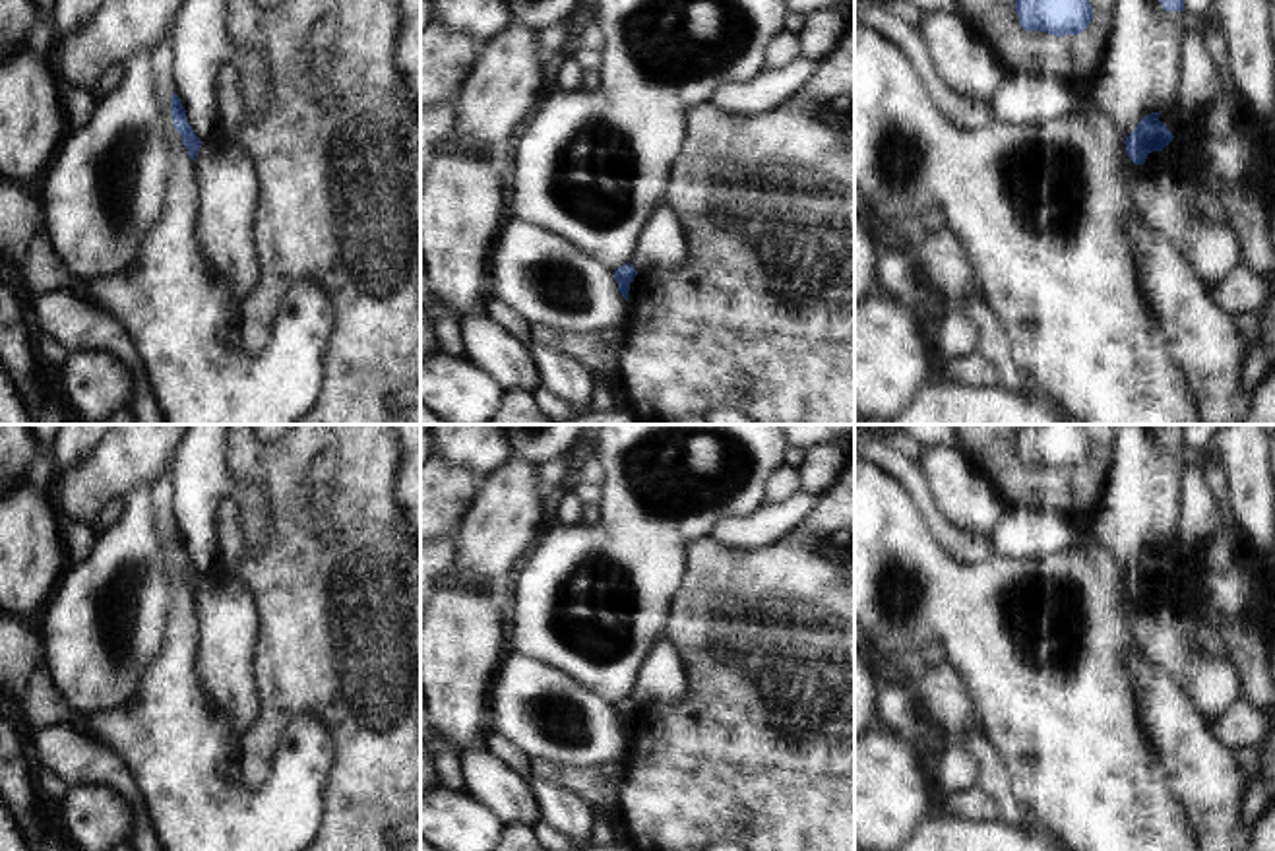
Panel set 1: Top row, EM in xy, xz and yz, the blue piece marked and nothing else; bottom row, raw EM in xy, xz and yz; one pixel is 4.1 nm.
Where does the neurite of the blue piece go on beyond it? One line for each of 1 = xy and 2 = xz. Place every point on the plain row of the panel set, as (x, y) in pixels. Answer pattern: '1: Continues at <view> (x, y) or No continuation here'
1: No continuation here
2: No continuation here.

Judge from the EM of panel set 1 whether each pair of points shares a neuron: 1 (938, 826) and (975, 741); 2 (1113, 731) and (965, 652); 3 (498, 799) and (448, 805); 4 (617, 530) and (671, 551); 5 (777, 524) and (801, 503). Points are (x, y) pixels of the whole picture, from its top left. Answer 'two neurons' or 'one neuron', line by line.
1: two neurons
2: one neuron
3: two neurons
4: one neuron
5: one neuron

